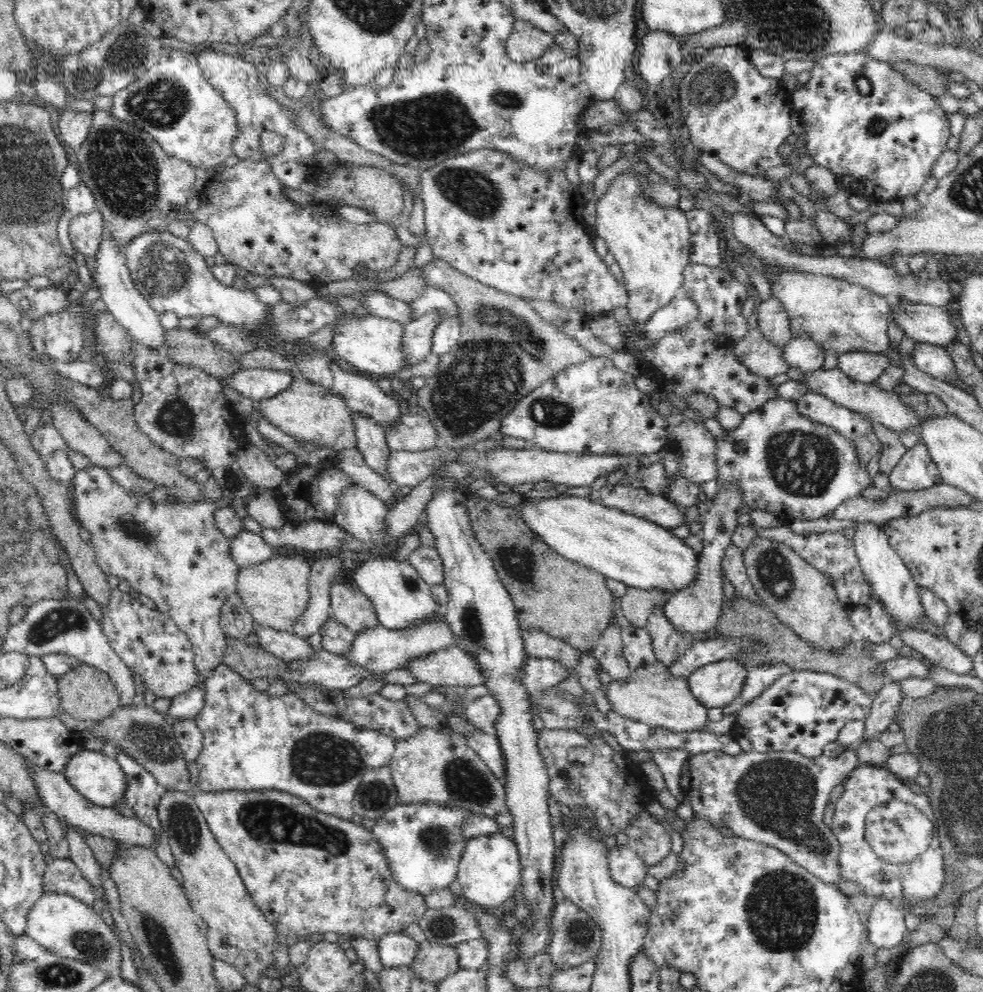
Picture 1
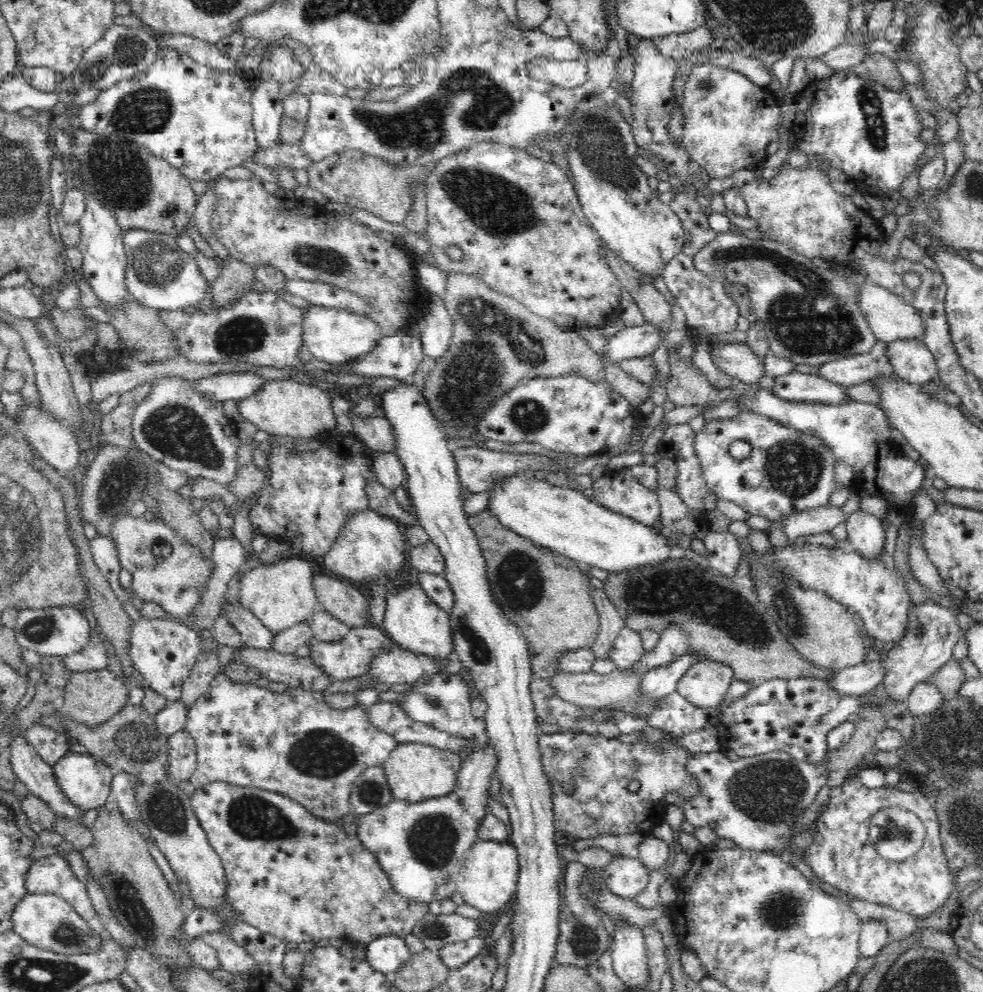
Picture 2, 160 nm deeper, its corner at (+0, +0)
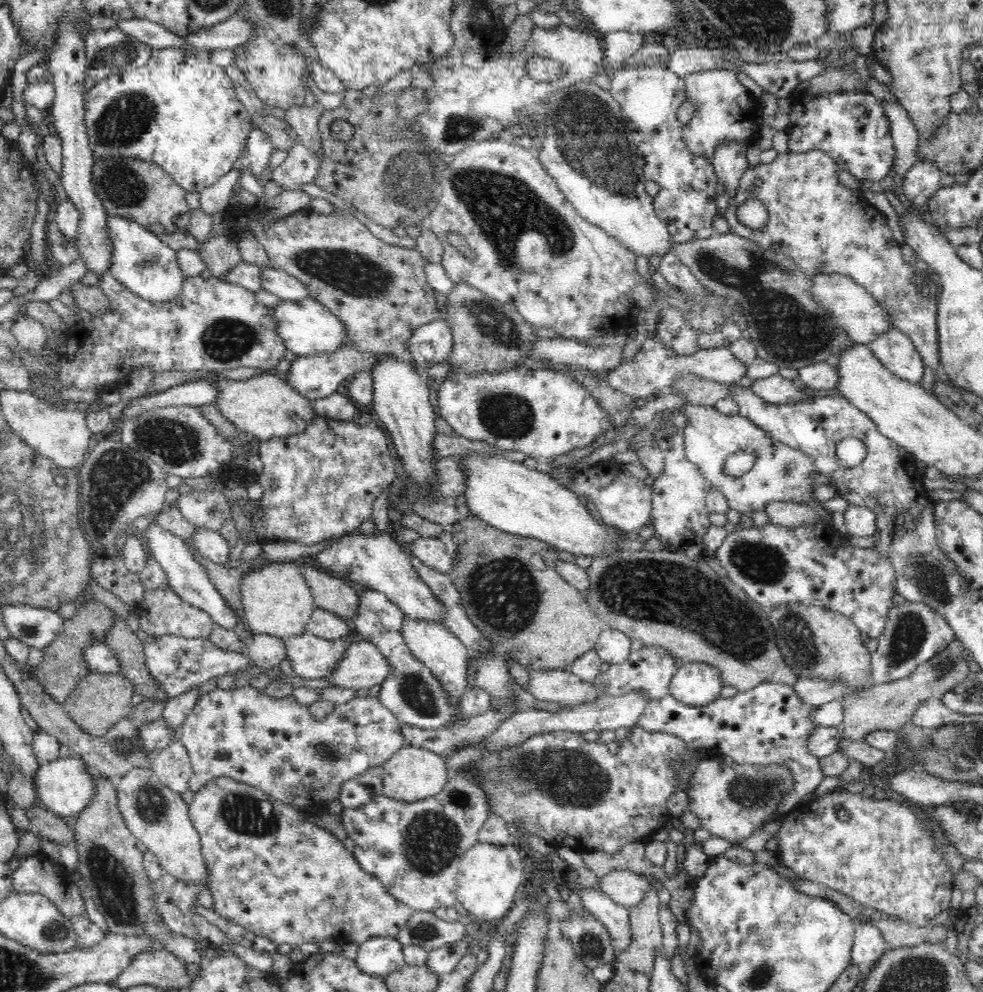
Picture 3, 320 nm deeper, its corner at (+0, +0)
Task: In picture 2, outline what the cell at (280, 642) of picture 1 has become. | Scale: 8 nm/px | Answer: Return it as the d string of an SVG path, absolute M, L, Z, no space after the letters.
M222 602L221 614L229 620L230 625L242 636L242 643L247 648L260 650L274 650L274 634L262 624L262 621L254 617L241 604L229 604Z

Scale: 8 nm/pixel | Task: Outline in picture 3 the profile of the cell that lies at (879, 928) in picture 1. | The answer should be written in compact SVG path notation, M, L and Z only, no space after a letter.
M870 922L855 924L851 962L858 965L862 973L868 972L870 966L884 954L882 931Z

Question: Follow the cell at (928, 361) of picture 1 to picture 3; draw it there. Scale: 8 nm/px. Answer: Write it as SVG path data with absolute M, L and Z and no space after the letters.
M890 327L868 345L878 361L892 374L903 381L920 383L926 367L923 356L920 356L910 337L901 330Z

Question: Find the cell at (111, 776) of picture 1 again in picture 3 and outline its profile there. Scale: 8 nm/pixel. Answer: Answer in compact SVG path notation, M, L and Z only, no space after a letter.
M77 755L42 763L33 781L40 802L39 806L44 806L56 816L64 818L76 816L82 809L85 809L97 789L93 769L90 769Z

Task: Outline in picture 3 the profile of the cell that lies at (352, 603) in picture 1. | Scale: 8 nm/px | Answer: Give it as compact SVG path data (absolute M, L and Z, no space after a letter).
M304 568L302 573L317 608L328 610L344 620L358 614L360 598L348 582L320 572L316 568Z

